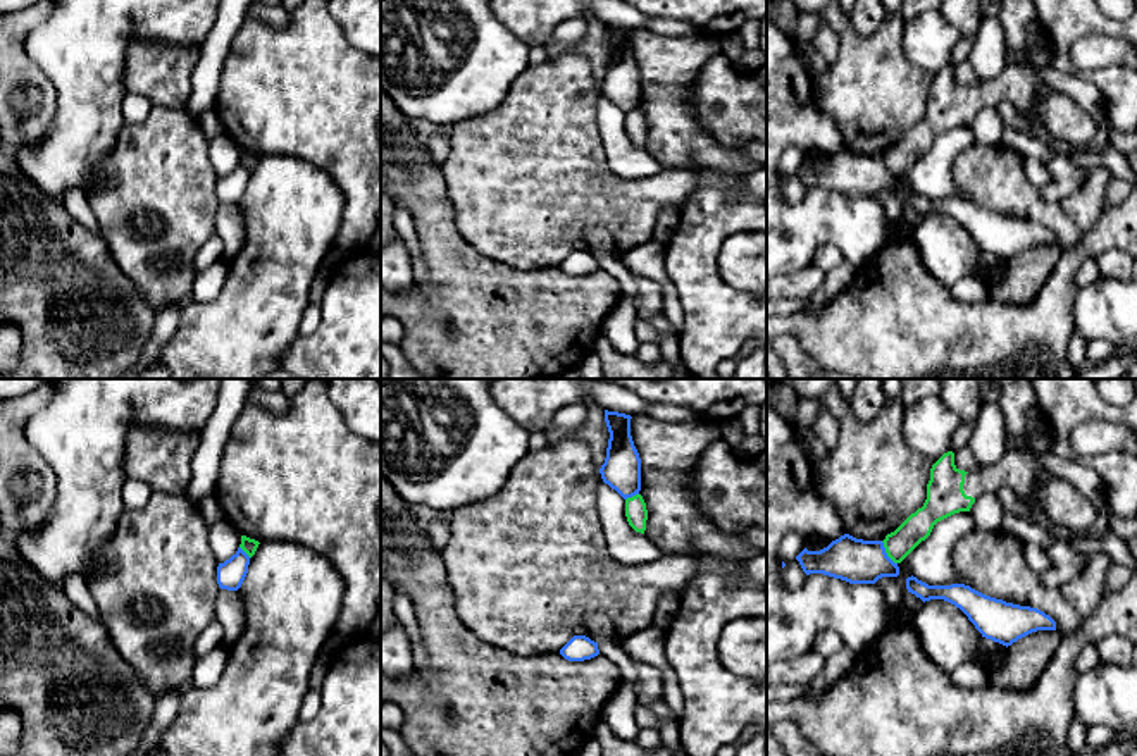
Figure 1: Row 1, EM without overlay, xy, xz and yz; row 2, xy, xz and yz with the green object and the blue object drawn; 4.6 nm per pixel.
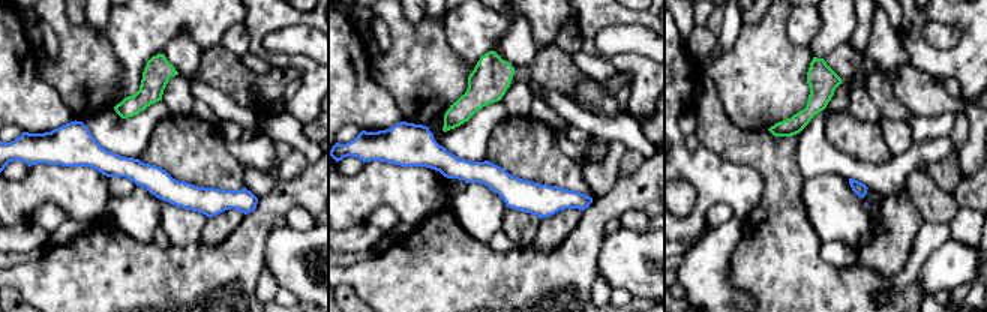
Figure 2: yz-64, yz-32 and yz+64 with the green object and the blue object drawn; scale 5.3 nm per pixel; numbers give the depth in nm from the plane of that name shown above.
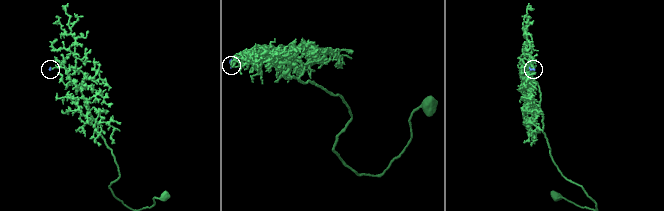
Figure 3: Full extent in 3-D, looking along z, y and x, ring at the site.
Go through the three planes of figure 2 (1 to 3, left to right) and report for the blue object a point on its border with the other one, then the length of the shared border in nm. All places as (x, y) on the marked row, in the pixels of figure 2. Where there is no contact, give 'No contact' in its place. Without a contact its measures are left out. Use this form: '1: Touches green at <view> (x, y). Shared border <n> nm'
1: No contact
2: No contact
3: No contact

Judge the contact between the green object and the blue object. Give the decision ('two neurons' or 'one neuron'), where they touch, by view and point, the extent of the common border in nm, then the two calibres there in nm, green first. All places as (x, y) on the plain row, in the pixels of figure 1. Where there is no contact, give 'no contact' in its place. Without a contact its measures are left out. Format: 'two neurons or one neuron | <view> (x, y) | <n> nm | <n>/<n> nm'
two neurons | yz (886, 166) | 130 nm | 140/200 nm

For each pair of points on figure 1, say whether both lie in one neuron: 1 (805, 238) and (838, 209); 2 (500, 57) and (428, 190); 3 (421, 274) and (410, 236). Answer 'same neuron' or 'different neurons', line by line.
1: same neuron
2: different neurons
3: same neuron

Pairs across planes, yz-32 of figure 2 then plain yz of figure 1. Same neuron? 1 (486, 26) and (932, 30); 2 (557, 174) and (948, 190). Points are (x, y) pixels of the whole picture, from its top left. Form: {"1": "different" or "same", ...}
{"1": "same", "2": "different"}

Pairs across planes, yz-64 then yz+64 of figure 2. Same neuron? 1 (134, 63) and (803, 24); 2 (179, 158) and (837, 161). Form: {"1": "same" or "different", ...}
{"1": "same", "2": "different"}

